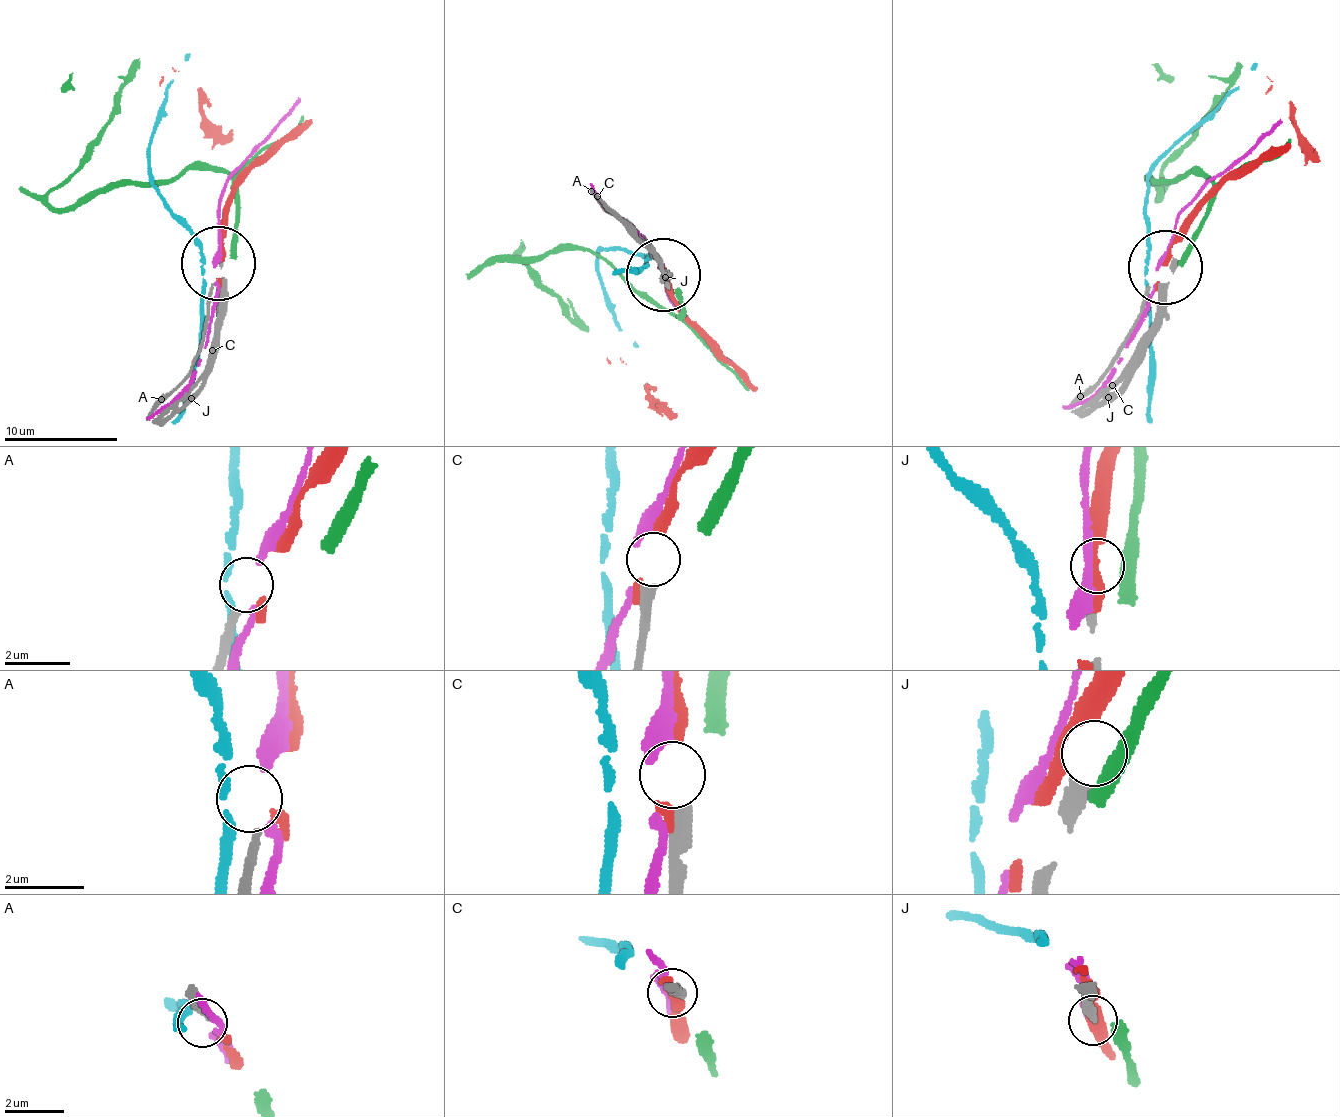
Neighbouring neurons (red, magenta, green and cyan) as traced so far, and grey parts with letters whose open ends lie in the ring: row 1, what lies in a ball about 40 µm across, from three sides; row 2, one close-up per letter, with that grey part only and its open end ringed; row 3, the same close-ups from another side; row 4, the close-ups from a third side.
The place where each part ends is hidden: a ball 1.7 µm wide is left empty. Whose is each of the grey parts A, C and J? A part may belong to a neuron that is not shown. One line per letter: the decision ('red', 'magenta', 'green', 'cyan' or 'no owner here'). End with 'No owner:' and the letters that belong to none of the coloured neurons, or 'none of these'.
A: no owner here
C: no owner here
J: no owner here
No owner: A, C, J

